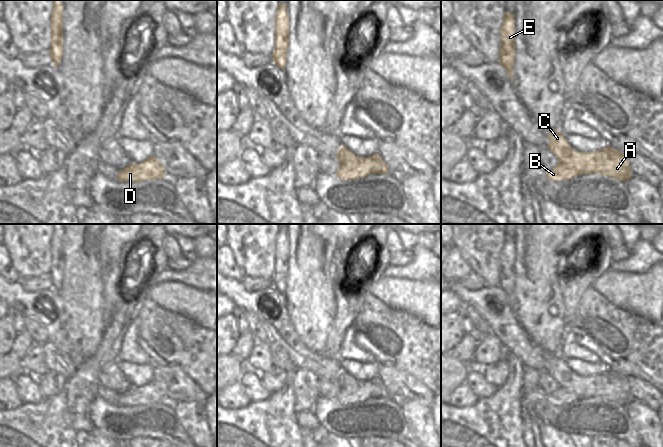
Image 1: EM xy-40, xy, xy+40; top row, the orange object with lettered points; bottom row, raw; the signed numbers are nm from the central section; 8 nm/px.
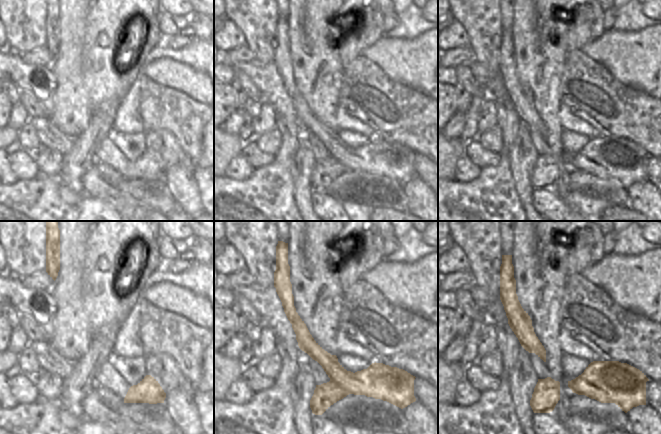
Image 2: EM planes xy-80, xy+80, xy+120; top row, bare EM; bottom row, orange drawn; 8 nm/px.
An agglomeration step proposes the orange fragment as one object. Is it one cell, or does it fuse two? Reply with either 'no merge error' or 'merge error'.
merge error

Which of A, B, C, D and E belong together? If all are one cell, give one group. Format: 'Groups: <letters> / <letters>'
Groups: A C E / B D

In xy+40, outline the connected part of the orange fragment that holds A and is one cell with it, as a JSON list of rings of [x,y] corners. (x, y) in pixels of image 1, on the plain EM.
[[[549,354],[547,372],[559,386],[576,392],[581,398],[600,398],[622,406],[633,401],[624,377],[610,370],[596,376],[578,376],[569,369],[565,358]]]

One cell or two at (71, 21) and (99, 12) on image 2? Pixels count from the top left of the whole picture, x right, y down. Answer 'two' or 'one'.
two

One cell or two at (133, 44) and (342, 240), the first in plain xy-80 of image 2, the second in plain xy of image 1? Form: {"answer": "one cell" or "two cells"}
{"answer": "one cell"}

